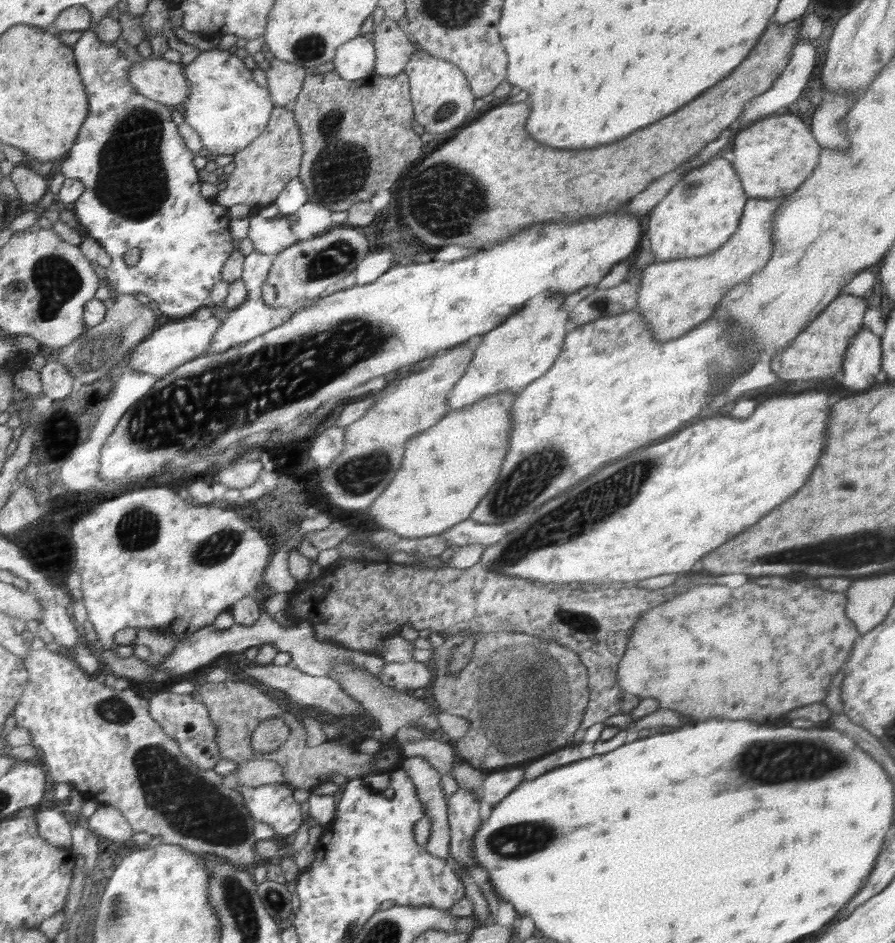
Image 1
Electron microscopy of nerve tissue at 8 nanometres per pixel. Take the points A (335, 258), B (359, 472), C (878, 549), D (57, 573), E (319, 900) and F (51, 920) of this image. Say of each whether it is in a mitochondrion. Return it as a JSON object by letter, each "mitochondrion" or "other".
{"A":"mitochondrion","B":"mitochondrion","C":"mitochondrion","D":"mitochondrion","E":"other","F":"other"}

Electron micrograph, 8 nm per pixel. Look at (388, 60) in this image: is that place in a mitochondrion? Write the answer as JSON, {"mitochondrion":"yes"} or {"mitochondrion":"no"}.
{"mitochondrion":"no"}

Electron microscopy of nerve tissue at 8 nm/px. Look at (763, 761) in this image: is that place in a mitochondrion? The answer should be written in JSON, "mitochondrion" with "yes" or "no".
{"mitochondrion":"yes"}

